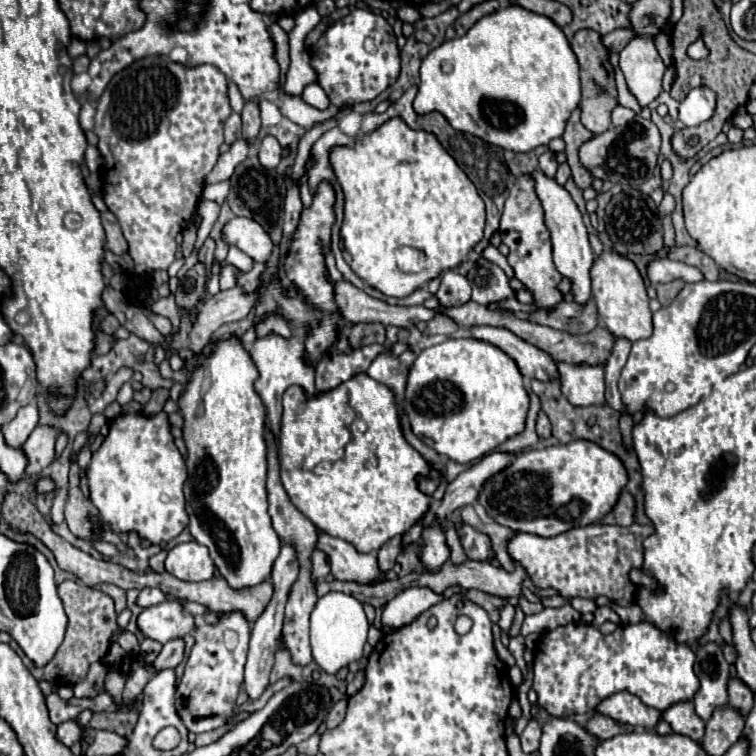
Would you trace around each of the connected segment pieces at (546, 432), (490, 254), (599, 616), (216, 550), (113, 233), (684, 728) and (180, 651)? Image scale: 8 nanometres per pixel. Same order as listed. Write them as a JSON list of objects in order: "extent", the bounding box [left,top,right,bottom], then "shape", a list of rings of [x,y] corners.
[{"extent":[536,410,552,438],"shape":[[[540,410],[538,412],[538,418],[536,418],[536,432],[538,432],[538,436],[542,436],[542,438],[548,438],[552,432],[550,432],[550,420],[548,420],[548,416]]]},{"extent":[480,244,514,278],"shape":[[[488,244],[484,250],[482,250],[482,254],[480,254],[486,260],[490,260],[490,262],[494,262],[494,264],[498,264],[506,274],[508,274],[508,278],[512,278],[514,276],[514,272],[512,272],[512,268],[508,266],[508,262],[506,262],[506,257],[500,254],[500,250],[496,248],[496,246],[492,246],[492,244]]]},{"extent":[594,606,621,625],"shape":[[[602,606],[602,608],[598,608],[596,612],[594,612],[594,624],[602,624],[602,622],[610,621],[617,625],[621,624],[620,617],[616,612],[612,612],[610,608],[606,608],[606,606]]]},{"extent":[178,338,280,588],"shape":[[[236,338],[226,342],[208,344],[200,354],[188,360],[188,366],[200,366],[184,394],[178,398],[178,406],[184,416],[184,442],[188,448],[188,480],[184,484],[186,510],[190,516],[192,536],[204,544],[210,552],[210,558],[218,566],[220,574],[230,582],[232,588],[256,586],[270,578],[272,564],[280,554],[280,538],[272,528],[268,514],[268,496],[266,496],[266,442],[264,442],[264,422],[266,408],[254,390],[258,370],[250,354],[240,346]]]},{"extent":[102,212,128,254],"shape":[[[104,212],[102,214],[102,226],[106,230],[106,248],[112,252],[112,254],[124,254],[128,250],[128,244],[122,236],[122,230],[120,230],[120,224],[116,220],[116,216],[112,212]]]},{"extent":[662,700,704,742],"shape":[[[690,700],[676,702],[670,706],[670,710],[664,710],[662,720],[666,720],[676,734],[684,734],[694,742],[700,742],[704,736],[704,722],[696,716],[694,704]]]},{"extent":[154,638,184,670],"shape":[[[178,638],[178,640],[170,640],[162,646],[158,658],[154,660],[154,666],[158,670],[164,670],[164,668],[176,668],[184,658],[184,640]]]}]

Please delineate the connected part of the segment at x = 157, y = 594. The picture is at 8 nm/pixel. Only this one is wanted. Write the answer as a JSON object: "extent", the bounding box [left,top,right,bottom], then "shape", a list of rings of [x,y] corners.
{"extent":[138,588,166,606],"shape":[[[144,588],[138,596],[138,606],[154,606],[154,604],[160,604],[166,600],[166,594],[158,588]]]}

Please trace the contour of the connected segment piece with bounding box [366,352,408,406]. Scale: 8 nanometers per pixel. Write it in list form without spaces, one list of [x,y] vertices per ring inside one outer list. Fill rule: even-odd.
[[[380,352],[378,358],[370,364],[366,374],[382,384],[386,384],[394,396],[396,402],[402,406],[404,404],[404,388],[406,388],[406,378],[408,378],[408,368],[400,362],[398,356],[392,356],[390,352]]]

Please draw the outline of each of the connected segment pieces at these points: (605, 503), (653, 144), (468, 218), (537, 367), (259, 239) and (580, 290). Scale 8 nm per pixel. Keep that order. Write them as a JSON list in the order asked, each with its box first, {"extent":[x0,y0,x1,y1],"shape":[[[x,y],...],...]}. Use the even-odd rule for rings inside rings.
[{"extent":[478,442,628,536],"shape":[[[568,442],[566,446],[558,444],[520,452],[512,466],[492,476],[484,484],[478,502],[484,506],[490,518],[516,532],[528,532],[536,536],[558,536],[566,530],[600,522],[614,508],[614,502],[618,502],[618,494],[622,492],[626,482],[628,472],[616,454],[602,450],[602,446],[594,446],[594,442]]]},{"extent":[580,114,660,186],"shape":[[[636,114],[626,126],[618,128],[612,126],[604,134],[598,134],[586,144],[582,144],[580,162],[600,180],[640,186],[654,174],[654,168],[658,164],[658,154],[660,154],[660,132],[656,124]]]},{"extent":[330,118,486,296],"shape":[[[390,118],[370,134],[350,140],[346,146],[334,146],[330,150],[330,166],[344,192],[342,256],[366,284],[386,296],[410,296],[440,272],[458,266],[484,236],[486,214],[476,186],[446,154],[434,134],[412,130],[402,118]]]},{"extent":[472,326,560,382],"shape":[[[474,326],[472,332],[474,332],[474,338],[490,342],[502,352],[506,352],[518,364],[524,376],[536,378],[540,382],[548,382],[560,376],[556,362],[550,358],[550,354],[536,348],[534,344],[528,344],[526,340],[518,338],[510,330],[494,328],[494,326]]]},{"extent":[224,218,274,262],"shape":[[[252,218],[230,220],[224,228],[224,240],[230,246],[238,246],[254,262],[266,262],[266,258],[270,258],[270,250],[274,248],[266,230],[262,230],[262,226],[258,226]]]},{"extent":[530,170,594,302],"shape":[[[534,170],[530,176],[534,180],[536,196],[540,198],[544,212],[546,212],[544,224],[550,232],[550,240],[552,240],[552,248],[554,248],[554,264],[564,278],[572,280],[574,300],[586,302],[590,298],[590,268],[594,262],[594,252],[588,242],[588,232],[582,222],[582,214],[580,214],[576,202],[572,200],[572,196],[568,194],[568,190],[564,186],[560,186],[554,178],[546,178],[540,170]]]}]

